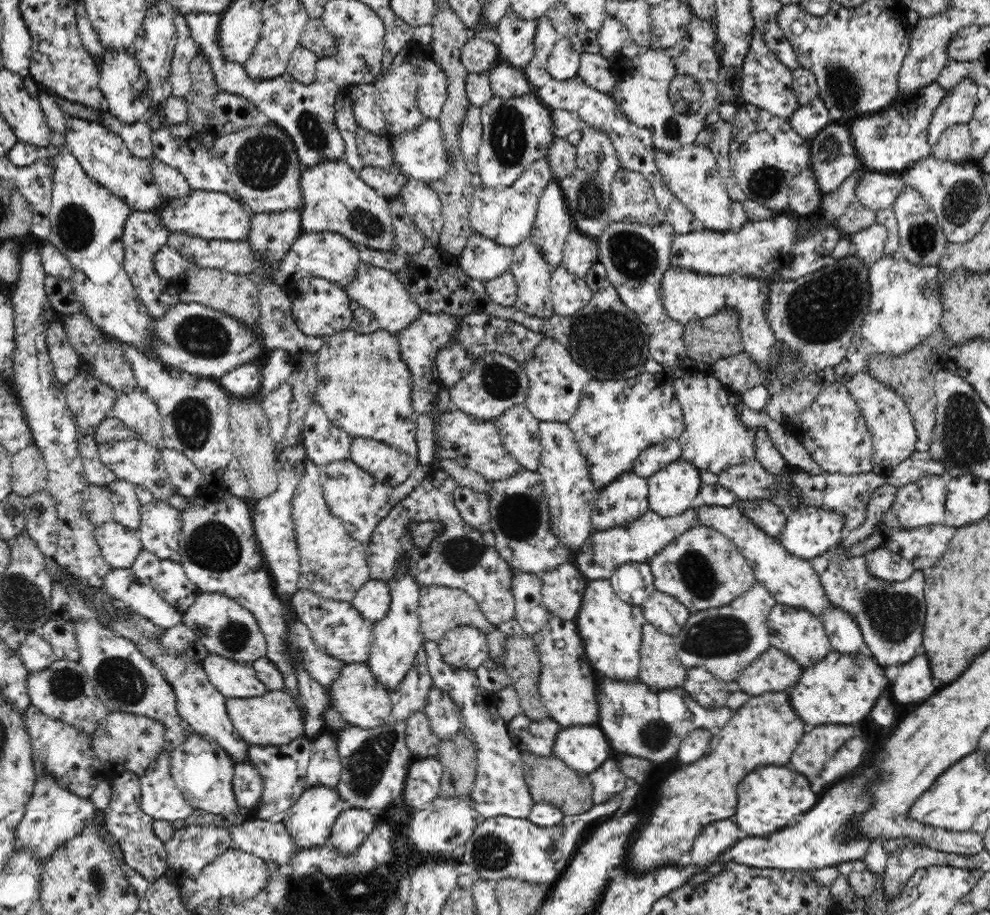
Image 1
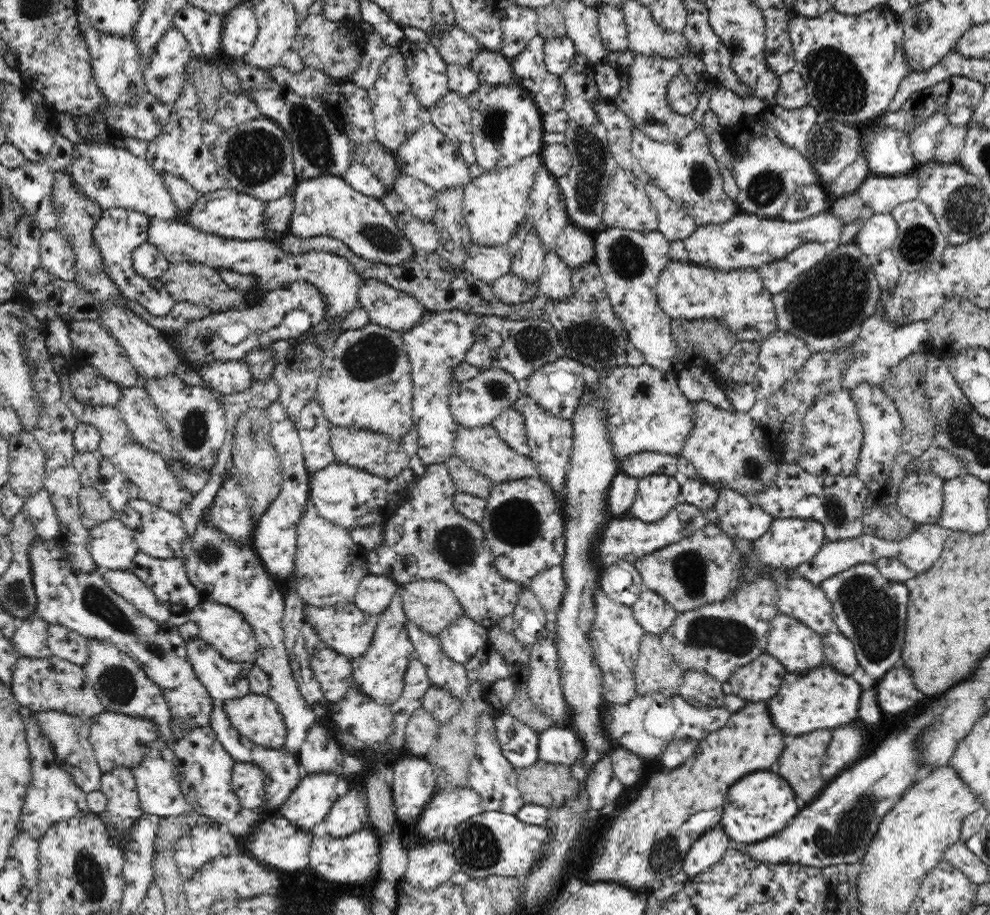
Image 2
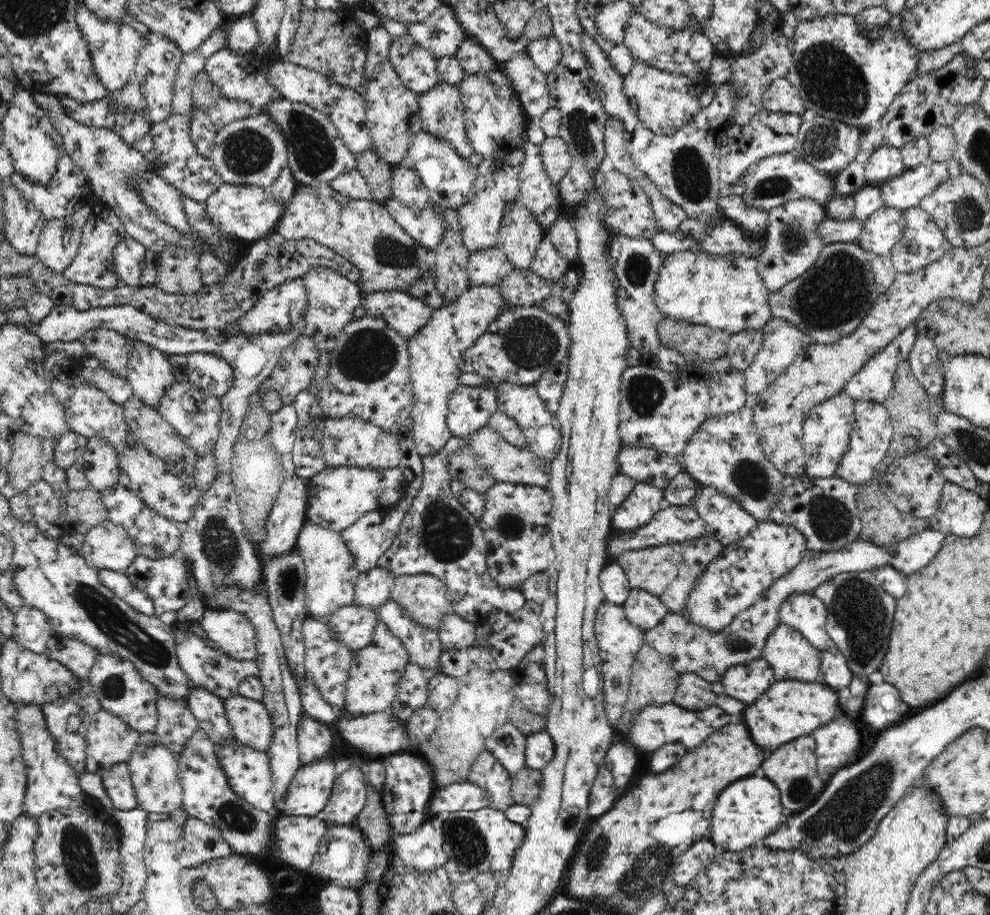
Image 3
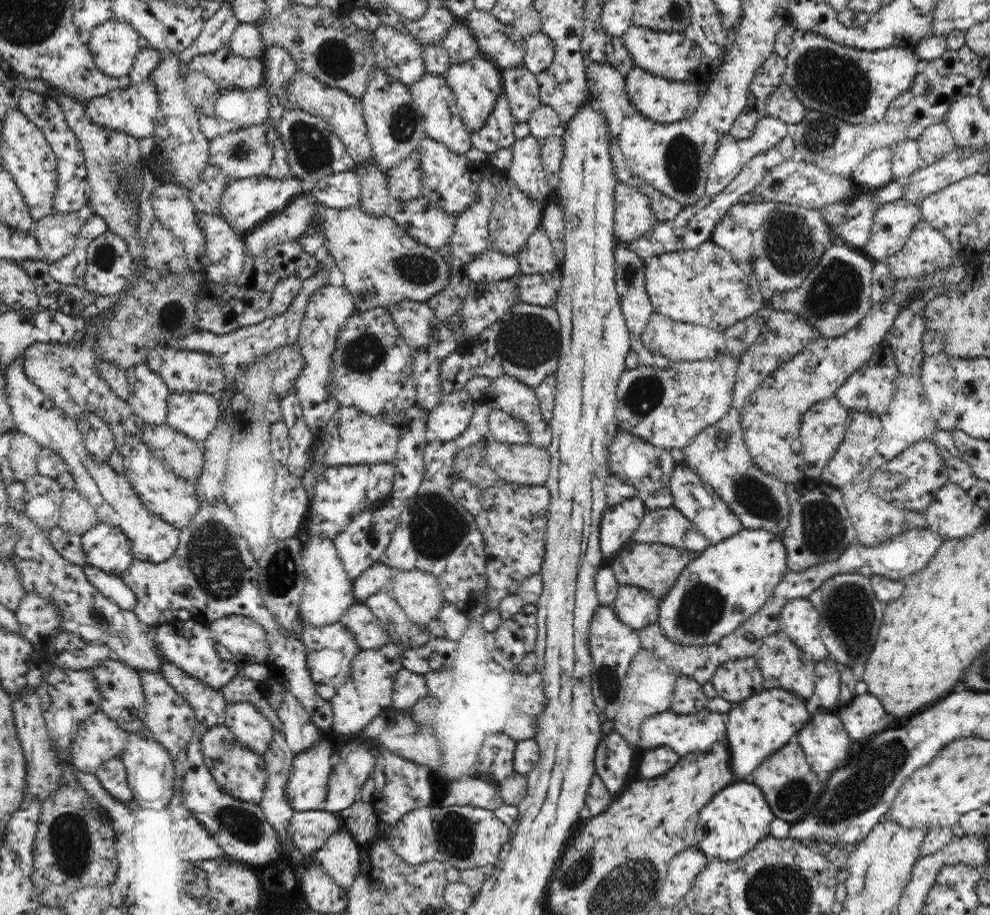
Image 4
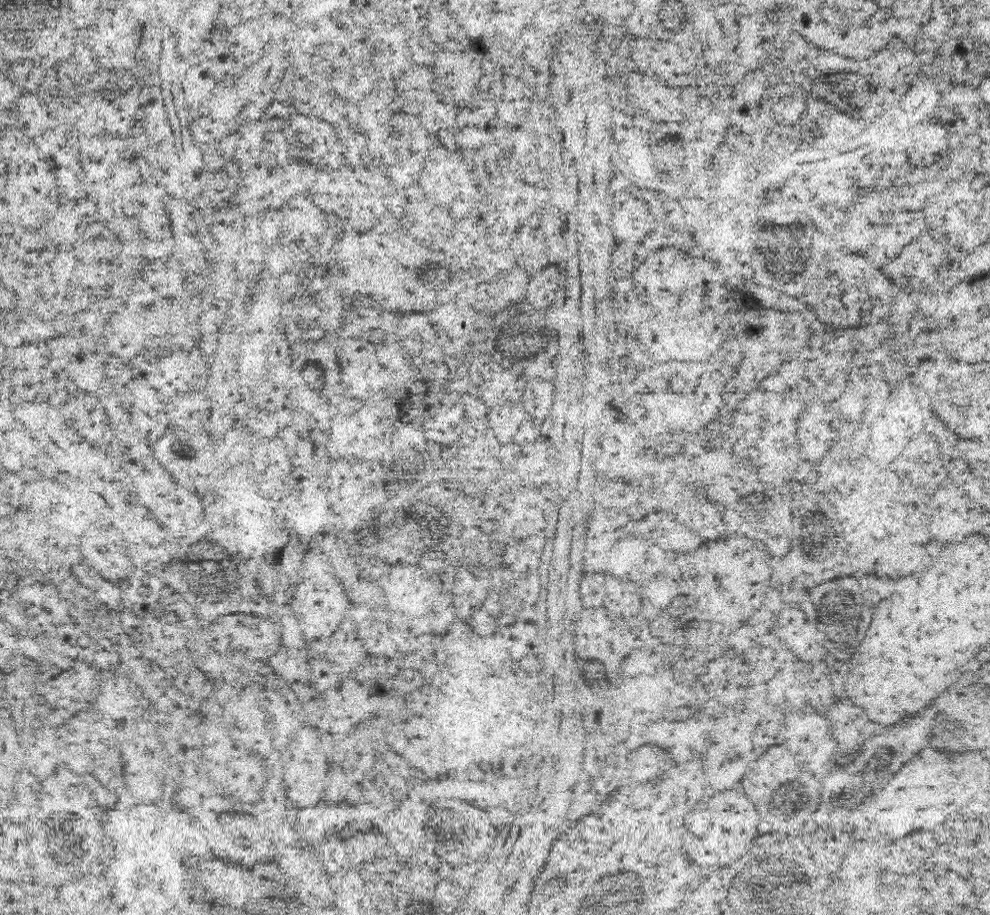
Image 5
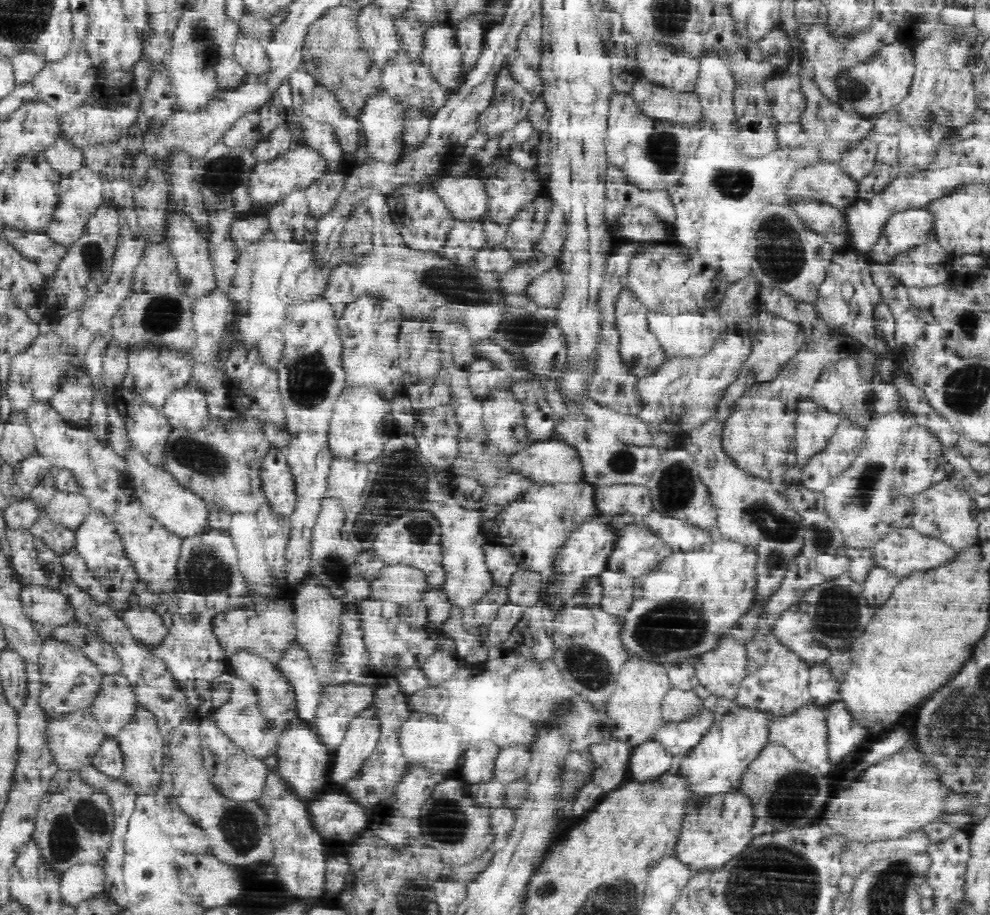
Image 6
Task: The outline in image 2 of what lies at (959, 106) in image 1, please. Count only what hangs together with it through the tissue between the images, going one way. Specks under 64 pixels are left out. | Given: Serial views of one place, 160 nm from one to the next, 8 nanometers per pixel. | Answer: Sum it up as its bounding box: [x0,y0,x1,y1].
[909,113,948,164]

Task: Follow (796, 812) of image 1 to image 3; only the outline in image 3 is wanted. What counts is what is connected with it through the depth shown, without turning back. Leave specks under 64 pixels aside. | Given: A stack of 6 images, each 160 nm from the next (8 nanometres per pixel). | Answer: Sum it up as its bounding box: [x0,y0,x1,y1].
[706,773,787,853]

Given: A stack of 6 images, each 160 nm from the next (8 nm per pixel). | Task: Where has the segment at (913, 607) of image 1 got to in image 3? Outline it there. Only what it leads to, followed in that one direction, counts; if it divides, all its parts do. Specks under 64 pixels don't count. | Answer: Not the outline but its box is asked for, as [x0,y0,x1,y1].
[813,571,896,676]

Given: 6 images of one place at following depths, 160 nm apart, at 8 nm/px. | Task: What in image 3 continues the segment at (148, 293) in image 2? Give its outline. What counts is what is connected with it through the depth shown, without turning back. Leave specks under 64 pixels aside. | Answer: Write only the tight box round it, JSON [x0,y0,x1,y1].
[62,202,128,289]

